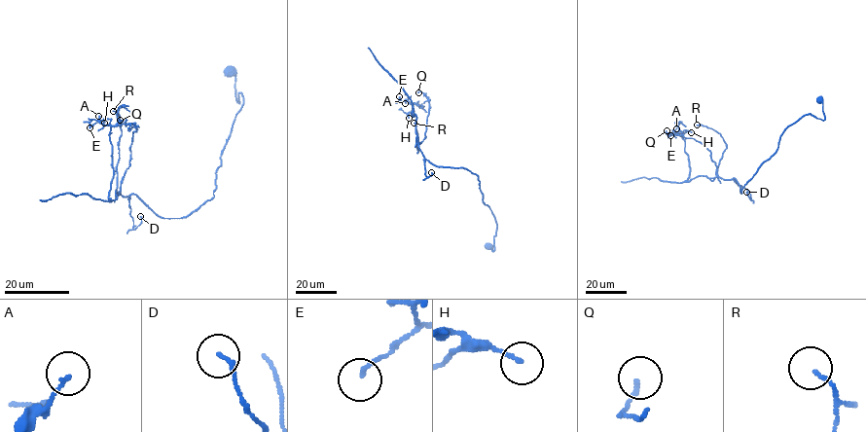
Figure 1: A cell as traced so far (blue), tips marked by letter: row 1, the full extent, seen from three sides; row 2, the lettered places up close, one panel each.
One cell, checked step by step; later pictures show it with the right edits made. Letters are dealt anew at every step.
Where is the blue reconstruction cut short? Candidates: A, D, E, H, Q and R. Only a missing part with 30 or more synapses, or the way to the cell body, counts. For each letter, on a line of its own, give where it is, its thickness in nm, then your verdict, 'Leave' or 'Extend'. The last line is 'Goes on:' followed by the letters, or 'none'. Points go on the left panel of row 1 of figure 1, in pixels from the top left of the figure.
A: Place: (98, 116). Thickness 130 nm. Leave
D: Place: (140, 216). Thickness 110 nm. Leave
E: Place: (90, 127). Thickness 110 nm. Leave
H: Place: (104, 123). Thickness 120 nm. Leave
Q: Place: (120, 120). Thickness 140 nm. Leave
R: Place: (113, 111). Thickness 110 nm. Leave
Goes on: none

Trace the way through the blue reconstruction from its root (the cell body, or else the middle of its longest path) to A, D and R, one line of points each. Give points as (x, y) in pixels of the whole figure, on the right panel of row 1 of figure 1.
A: (819, 100), (825, 119), (809, 114), (789, 125), (741, 193), (734, 178), (686, 181), (688, 155), (676, 128)
D: (819, 100), (824, 120), (809, 114), (789, 125), (776, 151), (741, 193), (733, 178), (751, 200), (746, 192)
R: (819, 100), (825, 119), (809, 114), (789, 125), (741, 193), (734, 178), (716, 177), (722, 137), (697, 125)

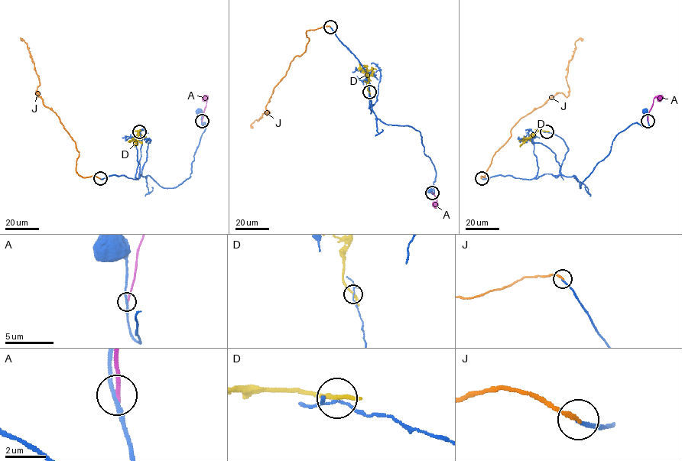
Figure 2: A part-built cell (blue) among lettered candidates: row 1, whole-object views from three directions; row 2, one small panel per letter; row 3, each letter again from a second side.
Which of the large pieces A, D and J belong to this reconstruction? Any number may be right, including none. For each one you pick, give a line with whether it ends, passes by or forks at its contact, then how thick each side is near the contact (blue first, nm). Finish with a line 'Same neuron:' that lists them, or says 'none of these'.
J: it ends | 160/190 nm
Same neuron: J

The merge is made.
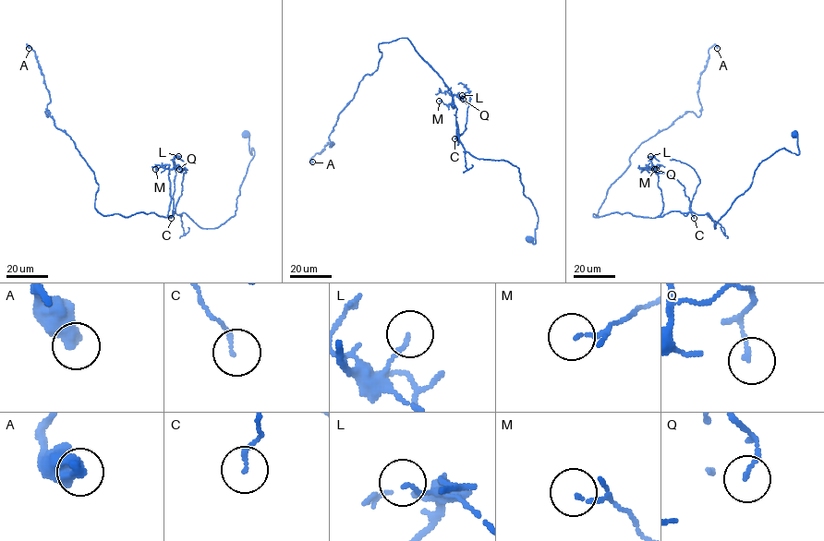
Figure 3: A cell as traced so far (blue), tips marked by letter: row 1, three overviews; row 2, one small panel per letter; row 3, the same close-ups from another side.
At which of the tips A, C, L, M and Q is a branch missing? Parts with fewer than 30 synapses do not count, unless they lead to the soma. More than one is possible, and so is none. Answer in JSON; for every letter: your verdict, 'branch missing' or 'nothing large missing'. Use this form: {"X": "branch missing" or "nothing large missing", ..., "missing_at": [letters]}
{"A": "nothing large missing", "C": "nothing large missing", "L": "nothing large missing", "M": "nothing large missing", "Q": "nothing large missing", "missing_at": []}

